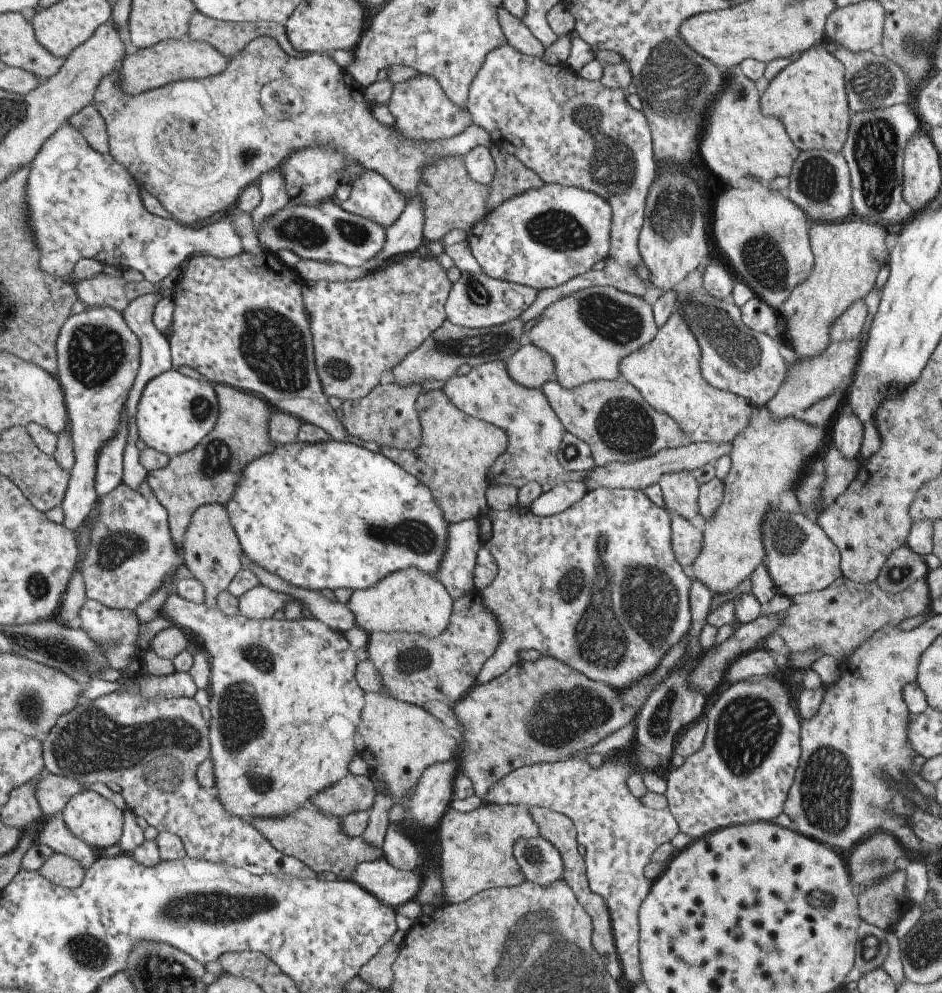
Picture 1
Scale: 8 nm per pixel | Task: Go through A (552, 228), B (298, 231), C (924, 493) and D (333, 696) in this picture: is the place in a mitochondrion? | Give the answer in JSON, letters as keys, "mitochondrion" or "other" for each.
{"A":"mitochondrion","B":"mitochondrion","C":"other","D":"other"}

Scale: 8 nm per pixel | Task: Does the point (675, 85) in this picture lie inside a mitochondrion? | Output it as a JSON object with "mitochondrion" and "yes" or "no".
{"mitochondrion":"yes"}

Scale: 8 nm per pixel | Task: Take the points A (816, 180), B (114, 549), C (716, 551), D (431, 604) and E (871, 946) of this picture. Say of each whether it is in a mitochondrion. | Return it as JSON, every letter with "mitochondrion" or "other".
{"A":"mitochondrion","B":"mitochondrion","C":"other","D":"other","E":"mitochondrion"}

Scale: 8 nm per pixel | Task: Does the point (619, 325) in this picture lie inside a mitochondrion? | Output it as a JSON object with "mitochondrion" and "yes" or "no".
{"mitochondrion":"yes"}

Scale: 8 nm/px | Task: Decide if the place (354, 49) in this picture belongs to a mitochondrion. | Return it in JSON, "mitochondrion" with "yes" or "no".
{"mitochondrion":"no"}

